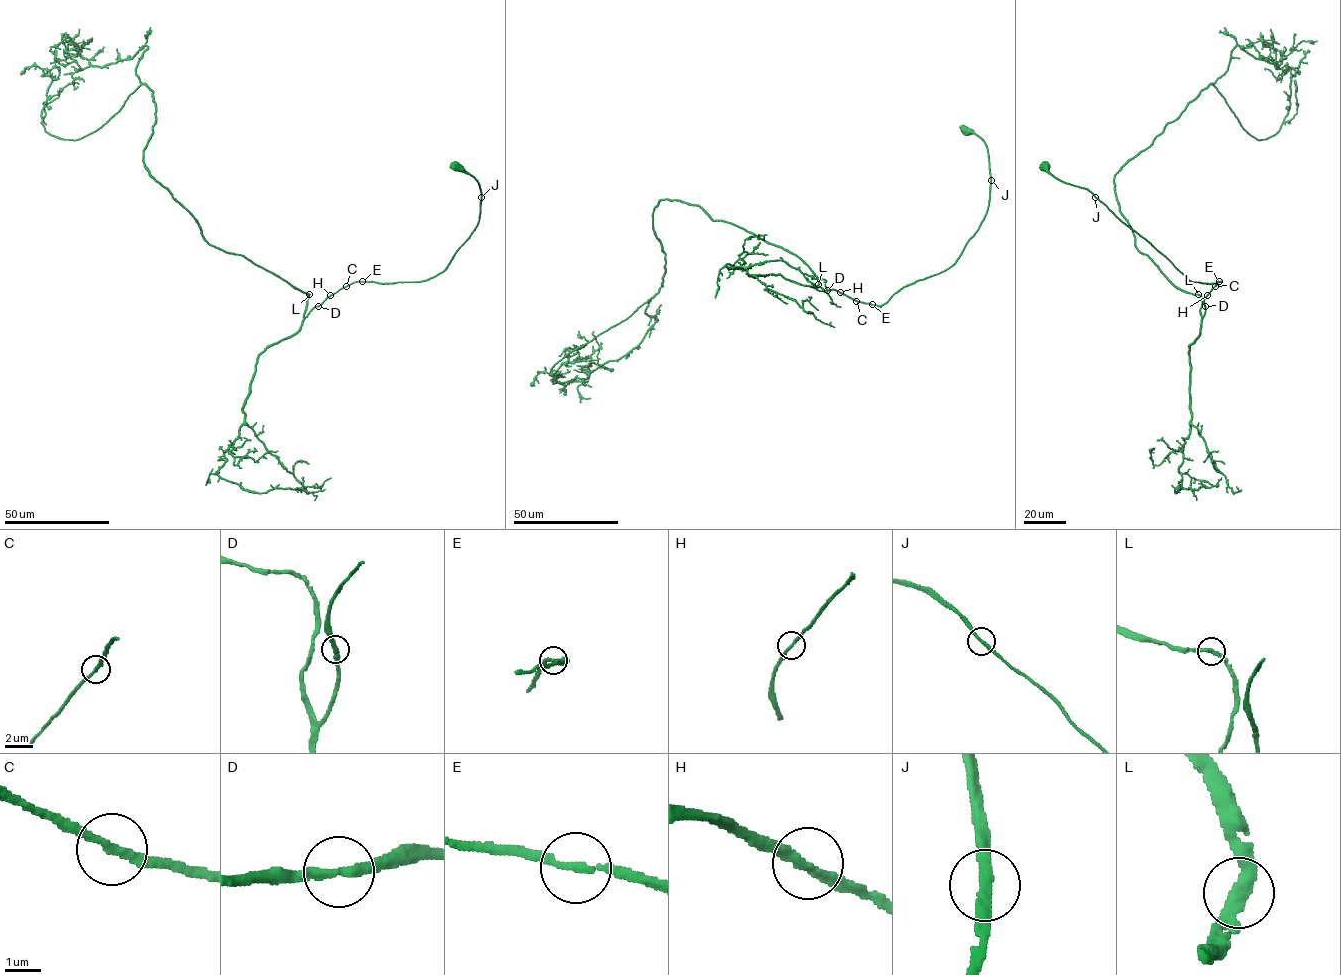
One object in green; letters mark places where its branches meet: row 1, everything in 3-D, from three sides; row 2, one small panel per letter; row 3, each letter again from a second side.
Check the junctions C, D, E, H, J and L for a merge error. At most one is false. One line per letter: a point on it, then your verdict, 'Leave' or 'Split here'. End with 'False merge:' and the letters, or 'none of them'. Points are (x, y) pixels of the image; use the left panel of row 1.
C: Place: (346, 286). Leave
D: Place: (318, 306). Leave
E: Place: (362, 281). Leave
H: Place: (330, 295). Leave
J: Place: (481, 197). Leave
L: Place: (309, 294). Leave
False merge: none of them

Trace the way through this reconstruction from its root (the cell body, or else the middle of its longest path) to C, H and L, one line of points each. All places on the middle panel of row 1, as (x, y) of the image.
C: (966, 130), (979, 137), (988, 152), (990, 198), (978, 229), (945, 270), (903, 286), (881, 305), (856, 301)
H: (966, 130), (987, 149), (990, 198), (983, 220), (957, 260), (903, 286), (881, 305), (840, 292)
L: (966, 130), (987, 149), (990, 198), (957, 260), (881, 305), (817, 290), (818, 284)

